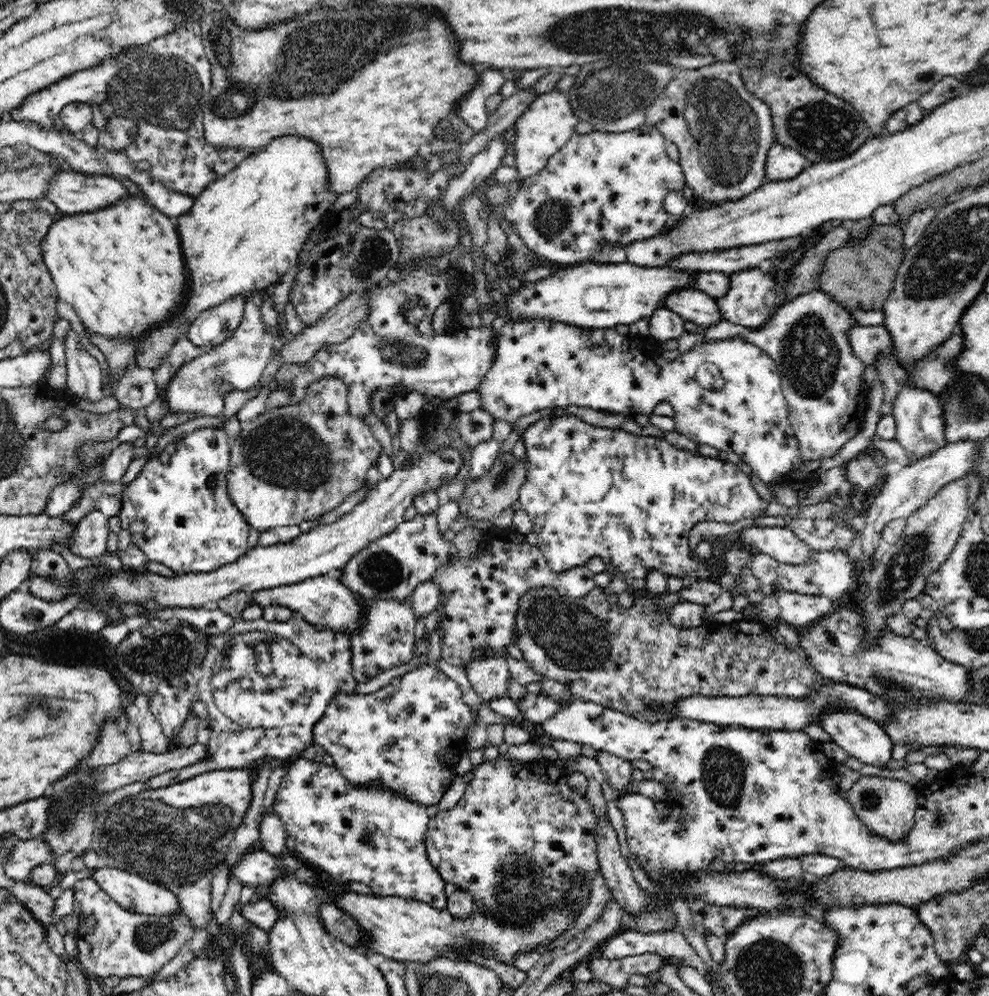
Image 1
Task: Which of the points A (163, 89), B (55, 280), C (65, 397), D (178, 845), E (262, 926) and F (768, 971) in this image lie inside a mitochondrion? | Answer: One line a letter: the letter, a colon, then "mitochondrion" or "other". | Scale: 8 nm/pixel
A: mitochondrion
B: other
C: other
D: mitochondrion
E: other
F: mitochondrion

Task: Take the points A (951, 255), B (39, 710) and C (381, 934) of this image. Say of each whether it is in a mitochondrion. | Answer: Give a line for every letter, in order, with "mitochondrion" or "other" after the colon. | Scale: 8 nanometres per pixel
A: mitochondrion
B: mitochondrion
C: other

